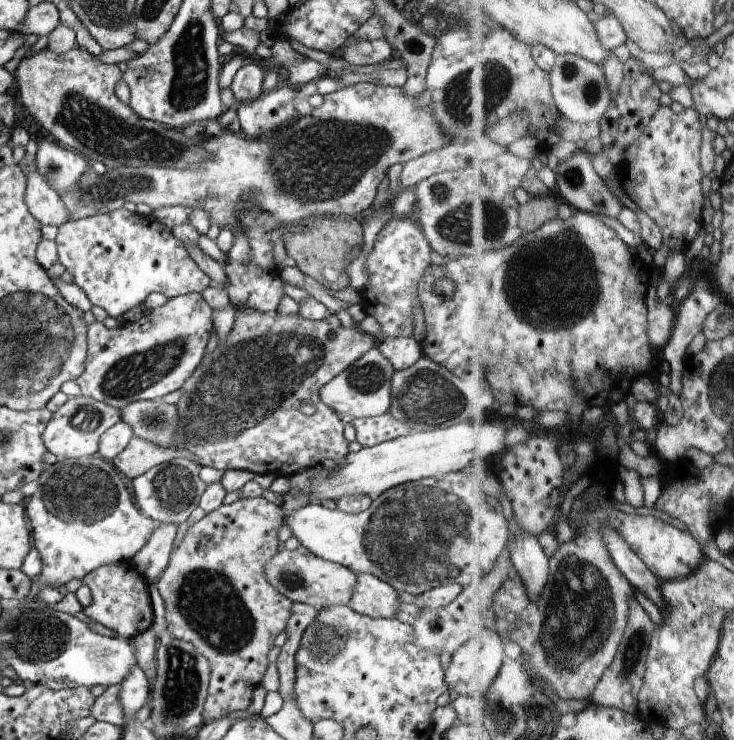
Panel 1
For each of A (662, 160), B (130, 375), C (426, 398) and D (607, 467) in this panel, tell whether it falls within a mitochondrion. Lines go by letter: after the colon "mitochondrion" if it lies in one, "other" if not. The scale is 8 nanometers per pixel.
A: other
B: mitochondrion
C: mitochondrion
D: other

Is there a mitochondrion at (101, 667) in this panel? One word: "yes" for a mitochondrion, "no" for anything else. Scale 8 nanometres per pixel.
no

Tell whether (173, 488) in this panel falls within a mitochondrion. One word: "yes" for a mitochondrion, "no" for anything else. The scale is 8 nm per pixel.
yes

